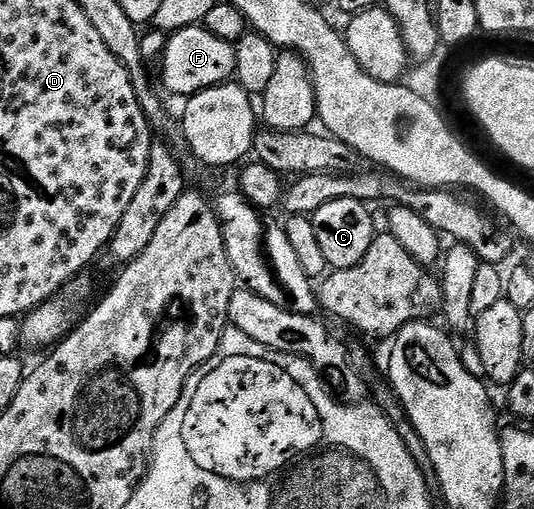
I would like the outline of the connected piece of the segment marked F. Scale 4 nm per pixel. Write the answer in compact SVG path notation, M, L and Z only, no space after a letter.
M202 24L190 25L168 36L161 65L163 65L164 85L162 88L176 93L180 99L186 99L209 87L228 84L235 75L237 51L232 42L217 39L217 35L204 29Z

